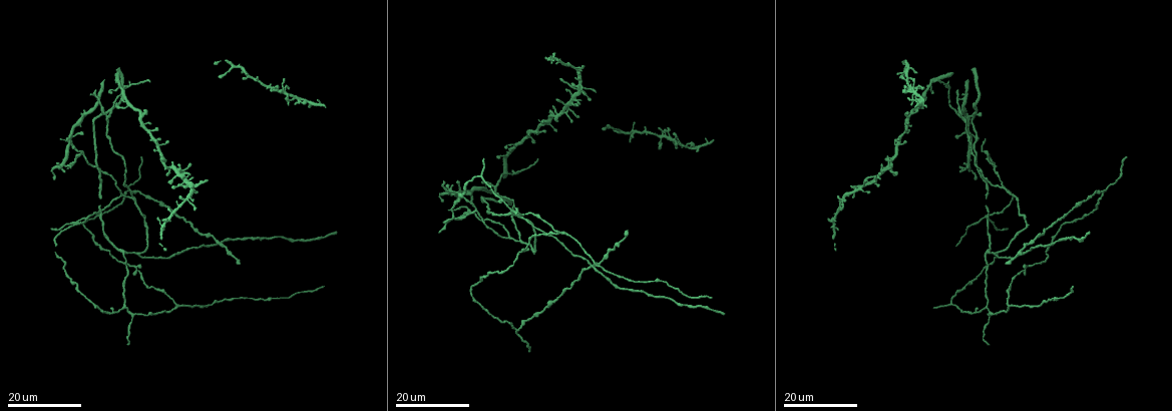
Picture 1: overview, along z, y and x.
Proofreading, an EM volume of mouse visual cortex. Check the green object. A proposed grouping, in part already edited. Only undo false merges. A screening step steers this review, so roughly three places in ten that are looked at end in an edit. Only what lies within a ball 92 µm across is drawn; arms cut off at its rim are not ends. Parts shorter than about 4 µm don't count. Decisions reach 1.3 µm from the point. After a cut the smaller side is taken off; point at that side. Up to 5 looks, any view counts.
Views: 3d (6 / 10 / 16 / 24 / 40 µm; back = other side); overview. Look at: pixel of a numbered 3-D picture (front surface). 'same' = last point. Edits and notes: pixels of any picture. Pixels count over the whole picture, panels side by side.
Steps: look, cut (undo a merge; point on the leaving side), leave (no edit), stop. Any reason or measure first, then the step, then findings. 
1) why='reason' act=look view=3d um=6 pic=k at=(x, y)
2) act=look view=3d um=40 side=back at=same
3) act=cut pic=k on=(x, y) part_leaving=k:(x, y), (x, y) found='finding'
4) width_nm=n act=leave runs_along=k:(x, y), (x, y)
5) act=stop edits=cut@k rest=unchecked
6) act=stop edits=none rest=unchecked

why='thin arm on a thick one' act=look view=3d um=24 pic=1 at=(1104, 188)

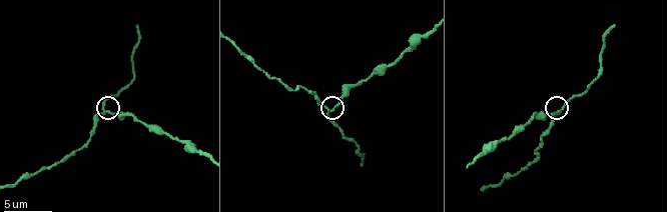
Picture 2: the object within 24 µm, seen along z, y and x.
act=look view=3d um=10 pic=2 at=(561, 110)

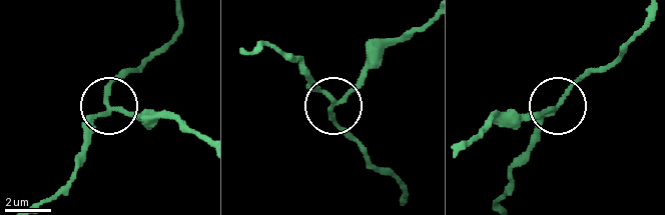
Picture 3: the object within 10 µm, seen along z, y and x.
side_arm_um=14 arms=3 act=cut pic=3 on=(136, 118) found='a second neuron is stuck on'

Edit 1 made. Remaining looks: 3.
why='thin arm on a thick one' act=look view=3d um=24 pic=1 at=(131, 197)

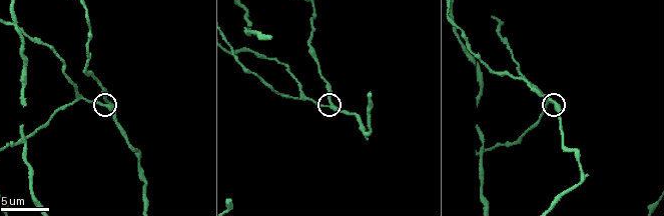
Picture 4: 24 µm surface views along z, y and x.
act=look view=3d um=6 pic=4 at=(104, 105)

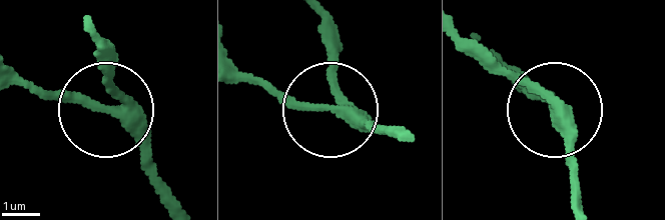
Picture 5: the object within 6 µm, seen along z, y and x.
arms=3 act=leave runs_along=5:(405, 132), (363, 129), (238, 81) found='all the same neuron'

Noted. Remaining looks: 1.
act=stop edits=cut@3 rest=unchecked

